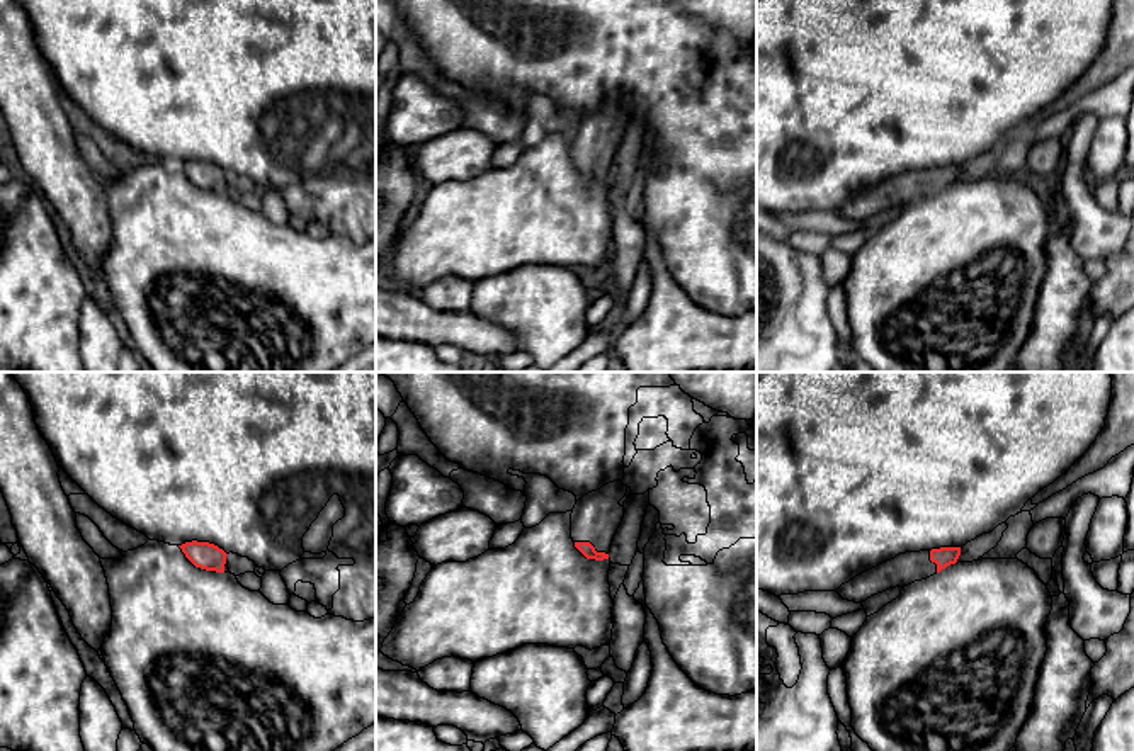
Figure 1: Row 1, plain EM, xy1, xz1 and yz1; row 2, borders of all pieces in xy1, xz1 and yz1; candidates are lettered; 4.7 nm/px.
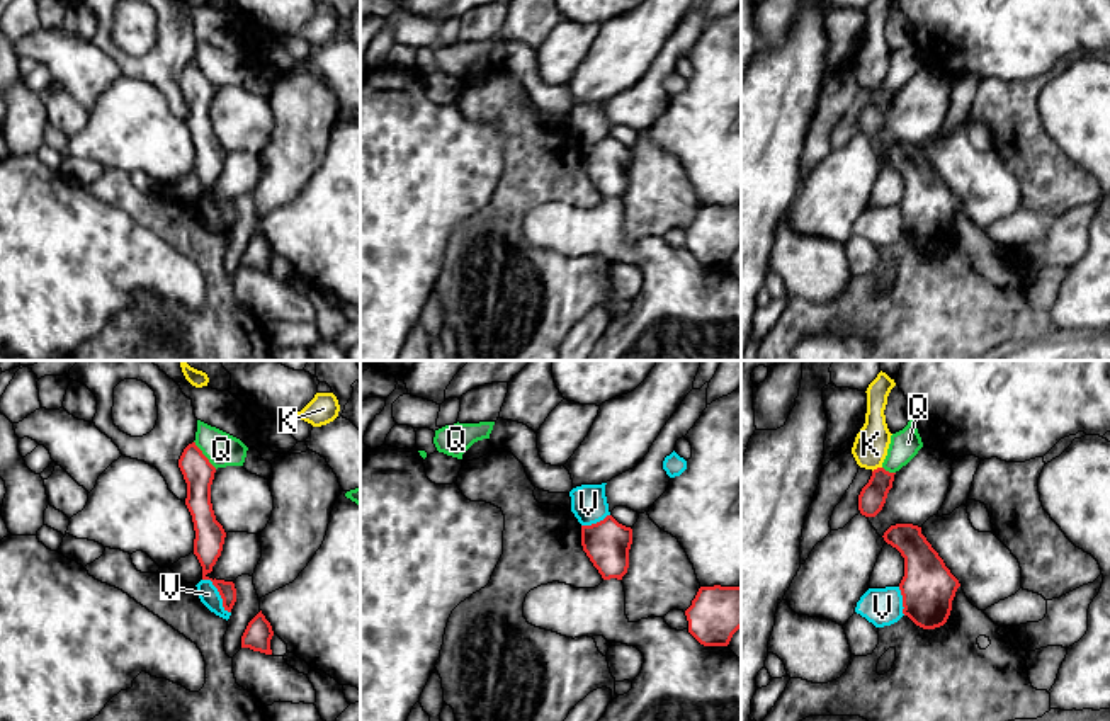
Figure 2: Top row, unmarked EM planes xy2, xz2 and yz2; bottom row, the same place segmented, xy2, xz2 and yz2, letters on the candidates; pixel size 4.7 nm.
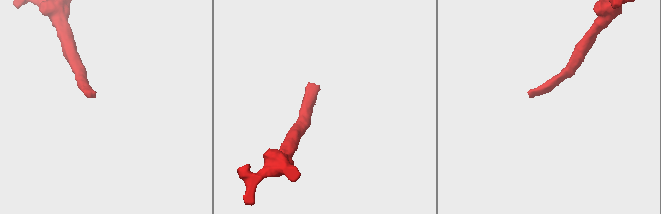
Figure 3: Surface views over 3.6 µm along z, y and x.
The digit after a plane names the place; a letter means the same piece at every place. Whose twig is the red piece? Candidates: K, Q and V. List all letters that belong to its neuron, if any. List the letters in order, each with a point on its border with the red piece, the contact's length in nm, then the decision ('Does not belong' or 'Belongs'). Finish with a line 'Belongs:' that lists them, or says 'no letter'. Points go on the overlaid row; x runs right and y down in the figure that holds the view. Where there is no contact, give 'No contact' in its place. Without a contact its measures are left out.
K: Touches red at yz2 (877, 468). Shared border 50 nm. Does not belong
Q: Touches red at xy2 (203, 454). Shared border 170 nm. Does not belong
V: Touches red at xy2 (220, 594). Shared border 220 nm. Does not belong
Belongs: no letter

